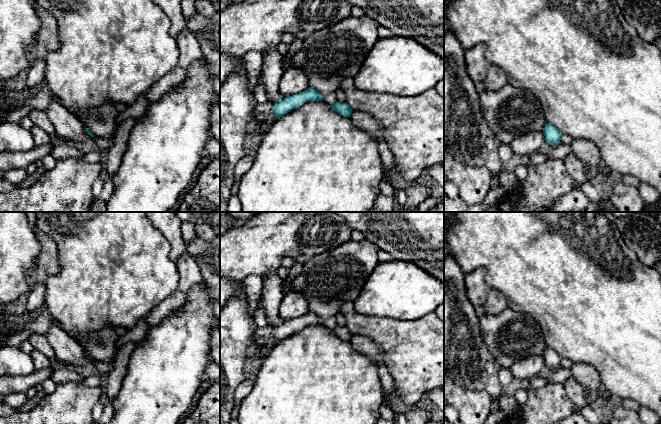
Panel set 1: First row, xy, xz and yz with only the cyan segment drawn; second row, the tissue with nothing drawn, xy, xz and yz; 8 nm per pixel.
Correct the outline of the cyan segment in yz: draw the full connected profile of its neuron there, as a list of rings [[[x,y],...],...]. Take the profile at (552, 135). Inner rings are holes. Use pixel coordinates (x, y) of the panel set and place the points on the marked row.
[[[547,123],[543,128],[546,143],[556,146],[560,143],[562,133],[553,125]]]

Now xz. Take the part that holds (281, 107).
[[[277,47],[267,49],[262,55],[263,67],[261,69],[260,79],[266,88],[268,102],[274,104],[272,111],[274,115],[280,118],[307,101],[323,100],[322,94],[312,87],[299,94],[288,96],[281,100],[279,82],[285,72],[282,67],[284,56],[278,52]]]

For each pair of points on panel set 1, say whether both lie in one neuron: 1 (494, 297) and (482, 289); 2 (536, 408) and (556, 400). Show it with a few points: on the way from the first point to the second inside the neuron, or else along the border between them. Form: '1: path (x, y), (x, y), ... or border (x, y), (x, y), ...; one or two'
1: border (490, 288), (486, 302), (483, 305); two
2: path (541, 408), (551, 404); one

